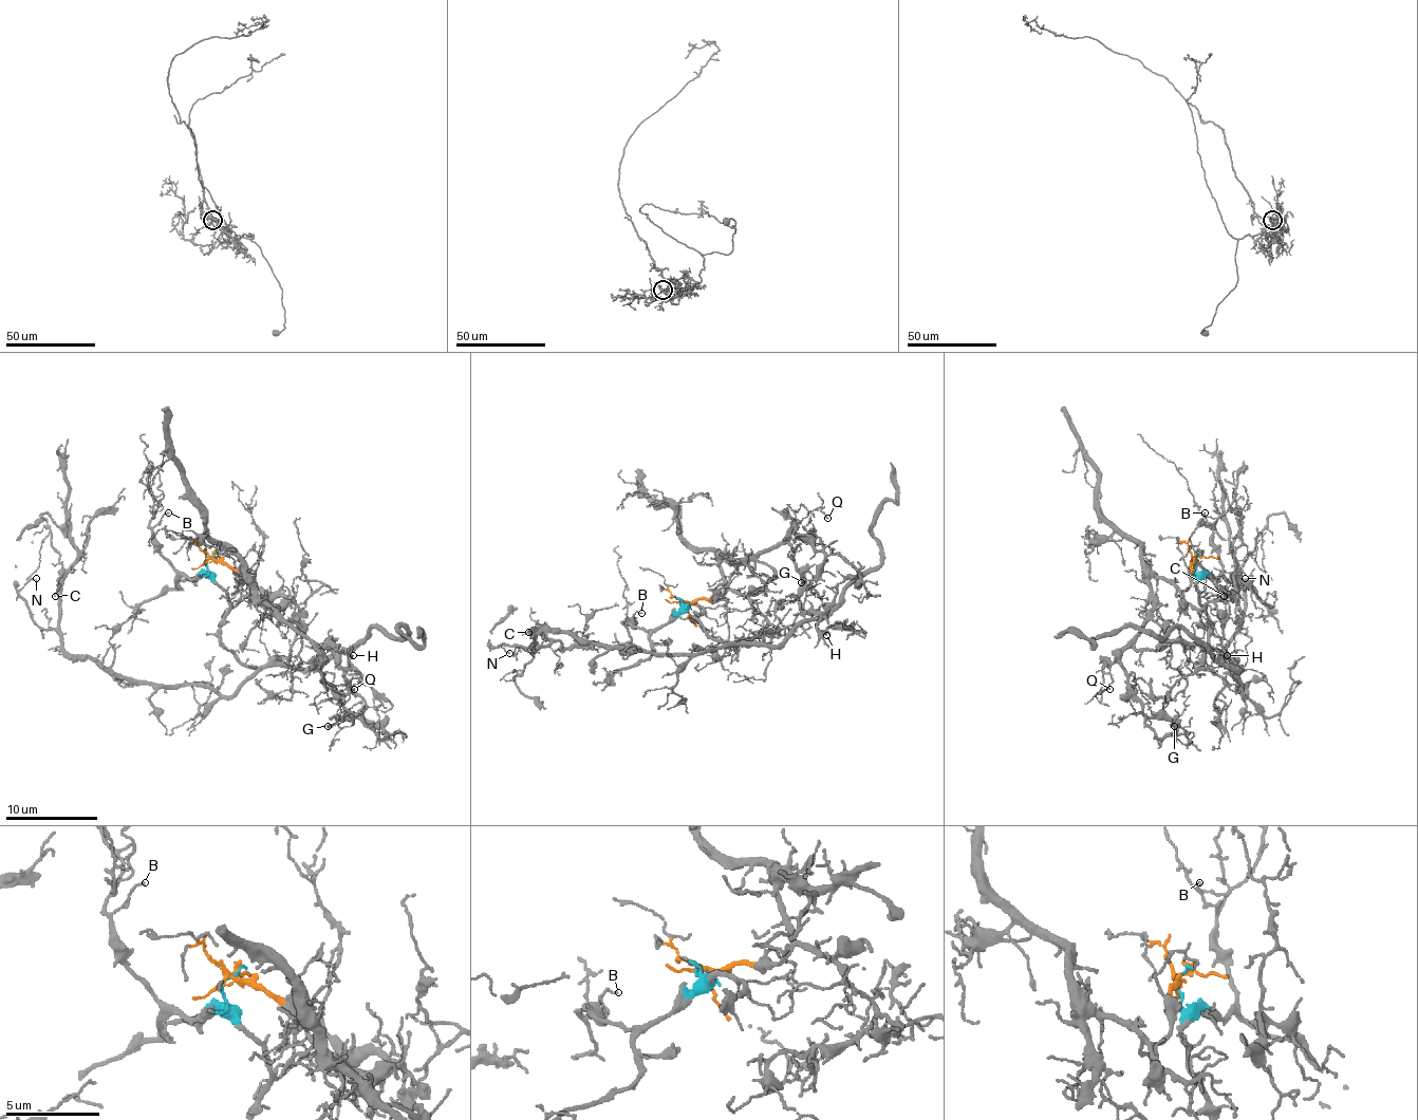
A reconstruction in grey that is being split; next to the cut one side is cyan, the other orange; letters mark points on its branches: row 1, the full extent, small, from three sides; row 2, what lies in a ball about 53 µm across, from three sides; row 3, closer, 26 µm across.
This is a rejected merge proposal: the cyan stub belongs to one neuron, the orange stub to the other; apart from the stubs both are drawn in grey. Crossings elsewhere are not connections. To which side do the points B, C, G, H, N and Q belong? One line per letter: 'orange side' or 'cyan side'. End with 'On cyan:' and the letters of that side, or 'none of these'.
B: cyan side
C: cyan side
G: orange side
H: cyan side
N: cyan side
Q: orange side
On cyan: B, C, H, N

